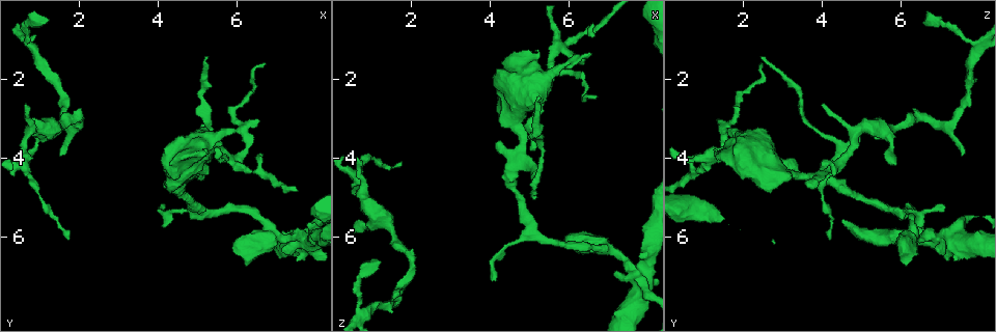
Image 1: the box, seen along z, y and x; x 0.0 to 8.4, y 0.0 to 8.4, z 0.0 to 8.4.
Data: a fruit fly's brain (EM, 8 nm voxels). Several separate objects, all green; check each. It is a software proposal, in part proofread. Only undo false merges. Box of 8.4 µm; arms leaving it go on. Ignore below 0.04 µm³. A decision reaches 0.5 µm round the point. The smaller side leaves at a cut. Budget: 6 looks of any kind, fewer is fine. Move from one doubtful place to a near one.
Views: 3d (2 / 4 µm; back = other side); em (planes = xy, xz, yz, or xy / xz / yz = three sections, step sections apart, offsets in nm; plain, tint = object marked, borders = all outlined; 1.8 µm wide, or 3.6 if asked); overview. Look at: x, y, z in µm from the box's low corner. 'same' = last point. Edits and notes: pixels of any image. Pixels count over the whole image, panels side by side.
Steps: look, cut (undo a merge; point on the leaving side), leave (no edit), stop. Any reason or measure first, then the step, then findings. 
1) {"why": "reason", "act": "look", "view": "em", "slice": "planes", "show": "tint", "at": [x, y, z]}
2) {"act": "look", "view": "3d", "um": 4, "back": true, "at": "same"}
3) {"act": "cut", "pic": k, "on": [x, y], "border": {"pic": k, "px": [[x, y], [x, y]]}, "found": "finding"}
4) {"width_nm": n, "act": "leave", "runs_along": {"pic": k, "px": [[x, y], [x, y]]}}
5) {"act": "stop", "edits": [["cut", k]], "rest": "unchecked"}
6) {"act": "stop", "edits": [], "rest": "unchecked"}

{"why": "sharp bend", "act": "look", "view": "em", "slice": "xz", "step": 16, "show": "tint", "at": [5.15, 3.75, 4.45]}

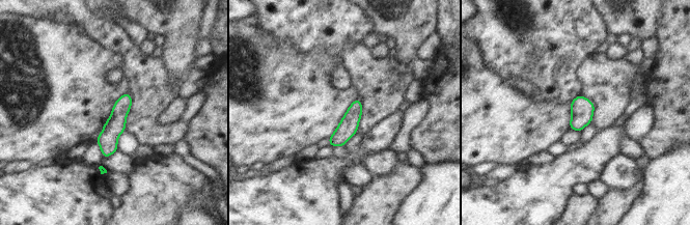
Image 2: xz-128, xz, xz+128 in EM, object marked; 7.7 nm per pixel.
{"width_nm": 130, "act": "leave", "runs_along": {"pic": 2, "px": [[127, 95], [108, 137], [105, 155]]}, "found": "all the same neuron"}

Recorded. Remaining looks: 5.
{"why": "three arms meet", "act": "look", "view": "em", "slice": "planes", "show": "tint", "at": [7.75, 6.00, 6.95]}

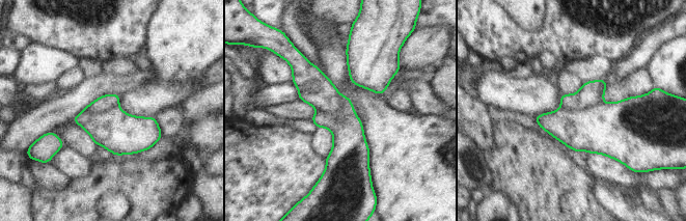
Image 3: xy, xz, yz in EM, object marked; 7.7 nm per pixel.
{"act": "cut", "pic": 3, "on": [349, 141], "border": {"pic": 3, "px": [[339, 94], [338, 117], [319, 112]]}, "found": "a second neuron is stuck on"}

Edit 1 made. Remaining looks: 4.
{"why": "thick turns thin", "act": "look", "view": "em", "slice": "xy", "step": 16, "show": "tint", "at": [1.35, 3.25, 5.70]}

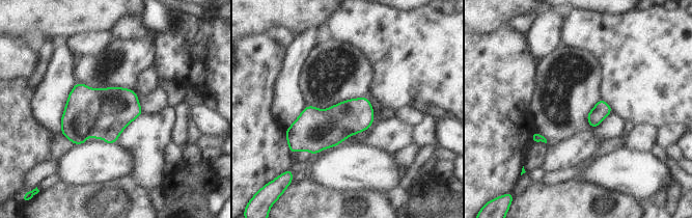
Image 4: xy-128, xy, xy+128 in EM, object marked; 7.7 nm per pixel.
{"width_nm": 60, "act": "leave", "found": "all the same neuron"}

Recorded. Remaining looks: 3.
{"act": "stop", "edits": [["cut", 3]], "rest": "unchecked"}

